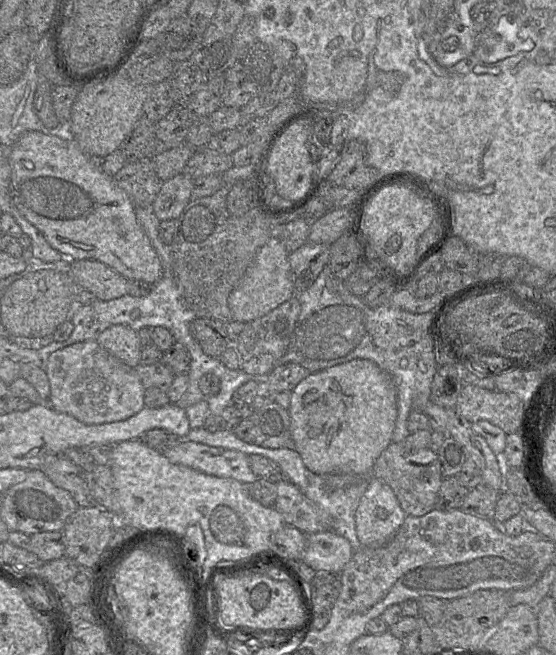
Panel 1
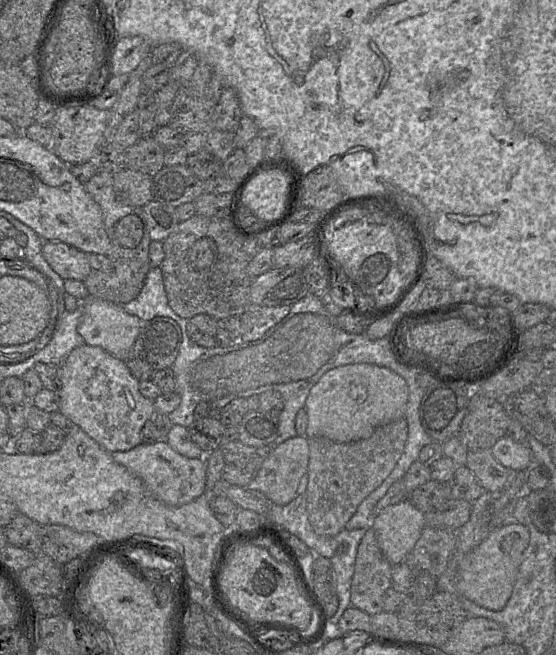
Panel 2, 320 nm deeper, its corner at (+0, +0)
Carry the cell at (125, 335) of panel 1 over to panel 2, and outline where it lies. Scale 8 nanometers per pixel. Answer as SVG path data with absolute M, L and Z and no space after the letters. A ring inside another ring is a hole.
M88 295L81 303L82 317L77 331L83 337L85 343L91 346L99 346L121 360L128 360L130 349L139 336L142 320L127 313L123 306L100 298Z

